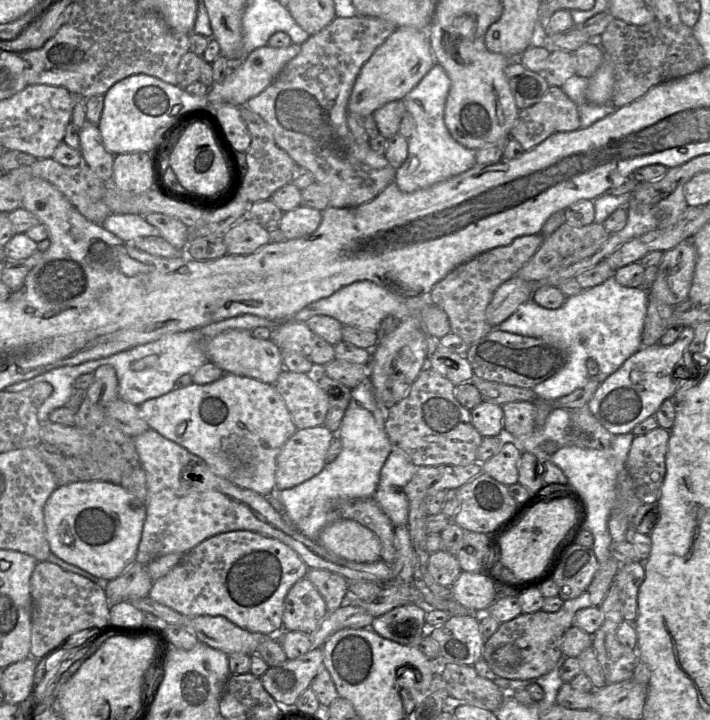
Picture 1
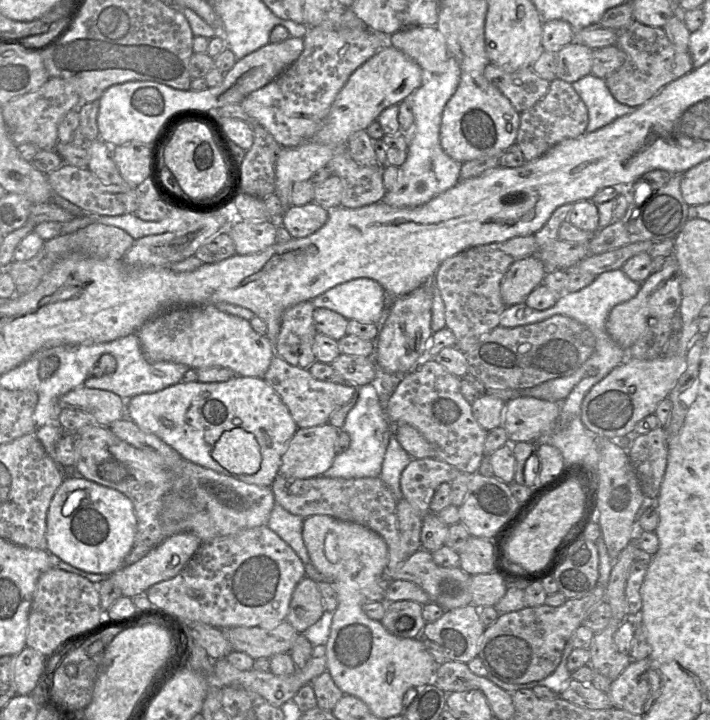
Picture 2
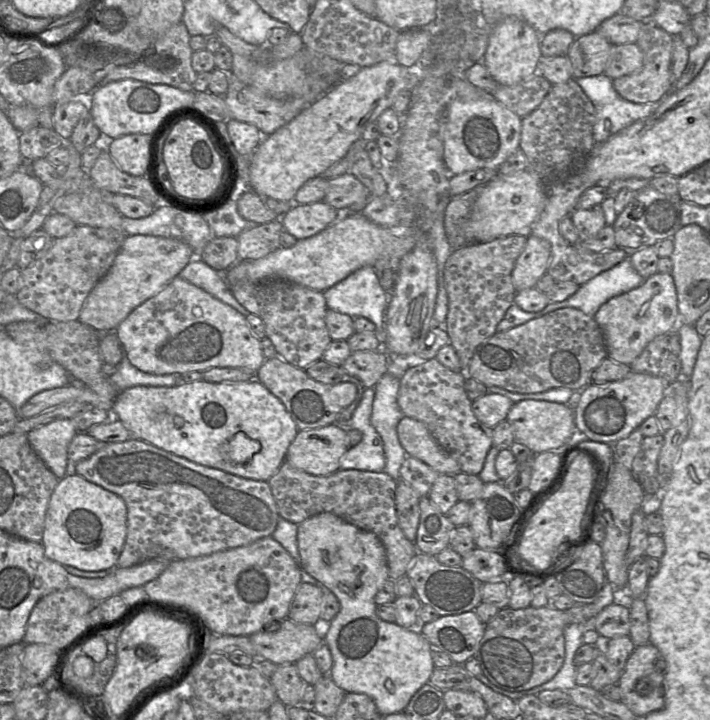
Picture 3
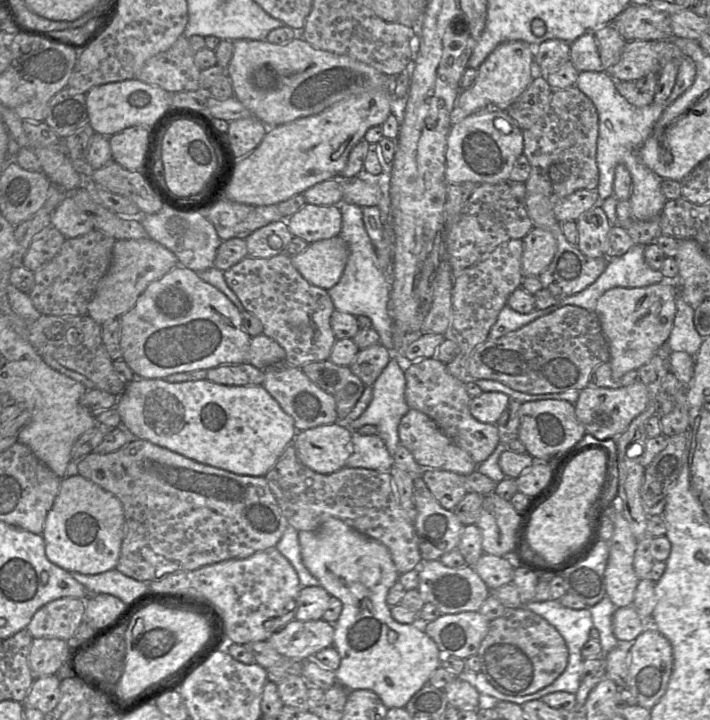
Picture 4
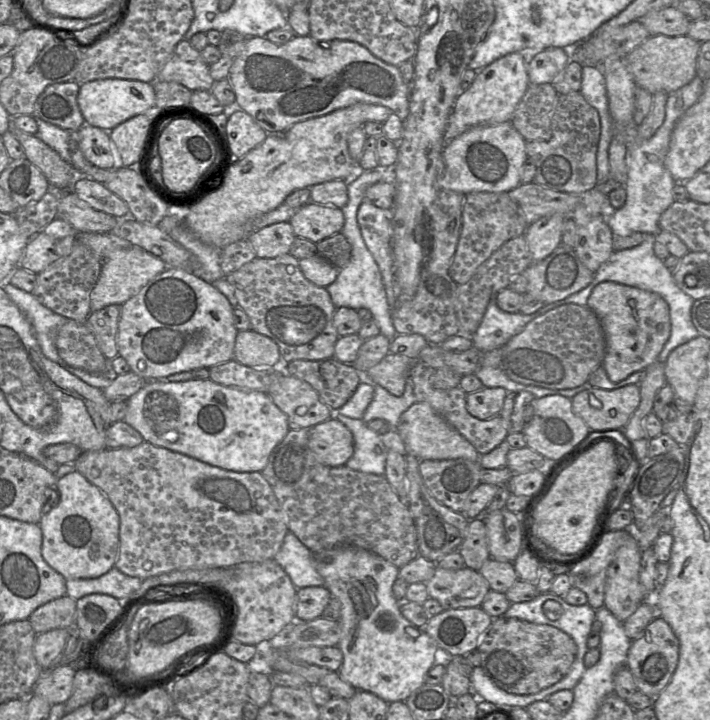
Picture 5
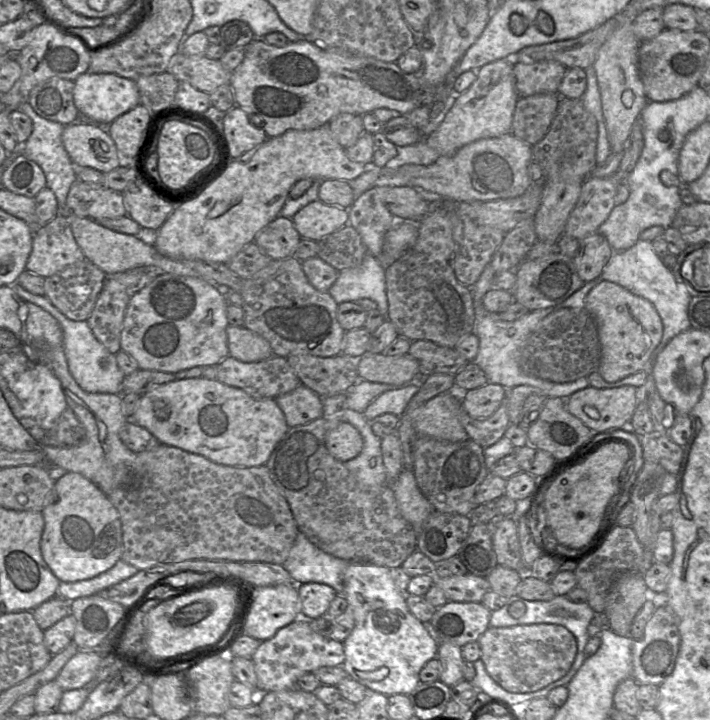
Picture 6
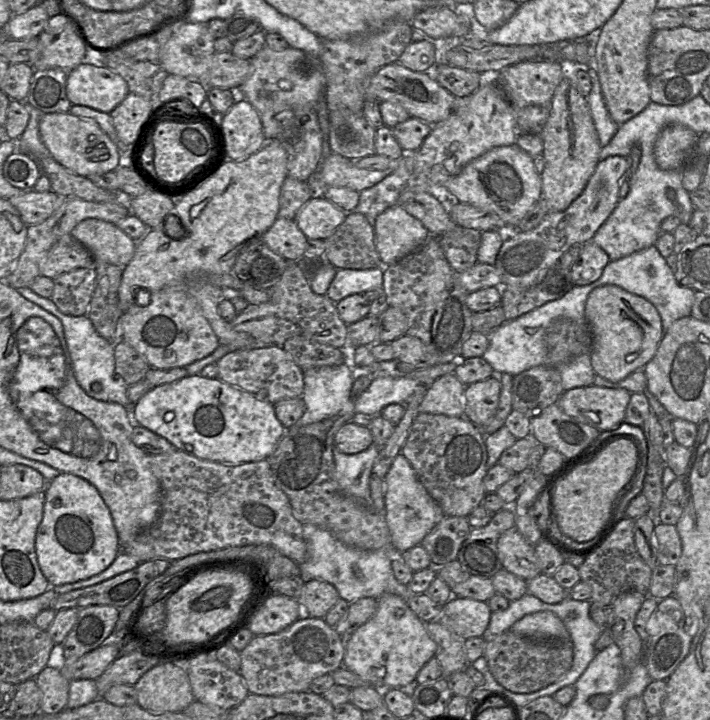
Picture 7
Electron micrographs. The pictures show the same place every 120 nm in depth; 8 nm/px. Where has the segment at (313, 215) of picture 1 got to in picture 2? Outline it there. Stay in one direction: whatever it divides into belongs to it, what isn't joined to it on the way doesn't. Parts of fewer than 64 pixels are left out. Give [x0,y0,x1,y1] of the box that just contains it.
[279,202,329,238]

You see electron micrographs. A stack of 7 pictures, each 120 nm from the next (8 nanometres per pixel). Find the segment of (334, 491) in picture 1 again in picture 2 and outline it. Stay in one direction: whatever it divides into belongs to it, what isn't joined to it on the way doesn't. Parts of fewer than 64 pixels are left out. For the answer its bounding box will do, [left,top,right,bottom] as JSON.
[267,383,394,567]

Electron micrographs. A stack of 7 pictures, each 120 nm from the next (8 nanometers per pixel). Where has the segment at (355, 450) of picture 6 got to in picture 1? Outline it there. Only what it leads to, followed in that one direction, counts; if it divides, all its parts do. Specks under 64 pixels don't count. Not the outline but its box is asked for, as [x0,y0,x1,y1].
[276,425,335,490]

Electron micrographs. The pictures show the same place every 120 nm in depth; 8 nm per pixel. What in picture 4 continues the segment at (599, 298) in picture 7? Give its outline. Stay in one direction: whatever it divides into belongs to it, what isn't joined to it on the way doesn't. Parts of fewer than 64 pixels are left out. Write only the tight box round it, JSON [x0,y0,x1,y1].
[594,280,677,379]

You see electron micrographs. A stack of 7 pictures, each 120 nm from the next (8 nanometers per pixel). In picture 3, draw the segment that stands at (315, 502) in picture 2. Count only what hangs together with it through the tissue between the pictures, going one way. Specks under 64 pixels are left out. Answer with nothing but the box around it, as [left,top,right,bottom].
[267,462,418,580]

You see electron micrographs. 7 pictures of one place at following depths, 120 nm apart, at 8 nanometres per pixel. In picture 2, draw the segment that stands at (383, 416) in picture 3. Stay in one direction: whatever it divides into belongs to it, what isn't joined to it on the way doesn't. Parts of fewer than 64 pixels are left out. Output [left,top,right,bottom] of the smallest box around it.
[380,434,412,501]

